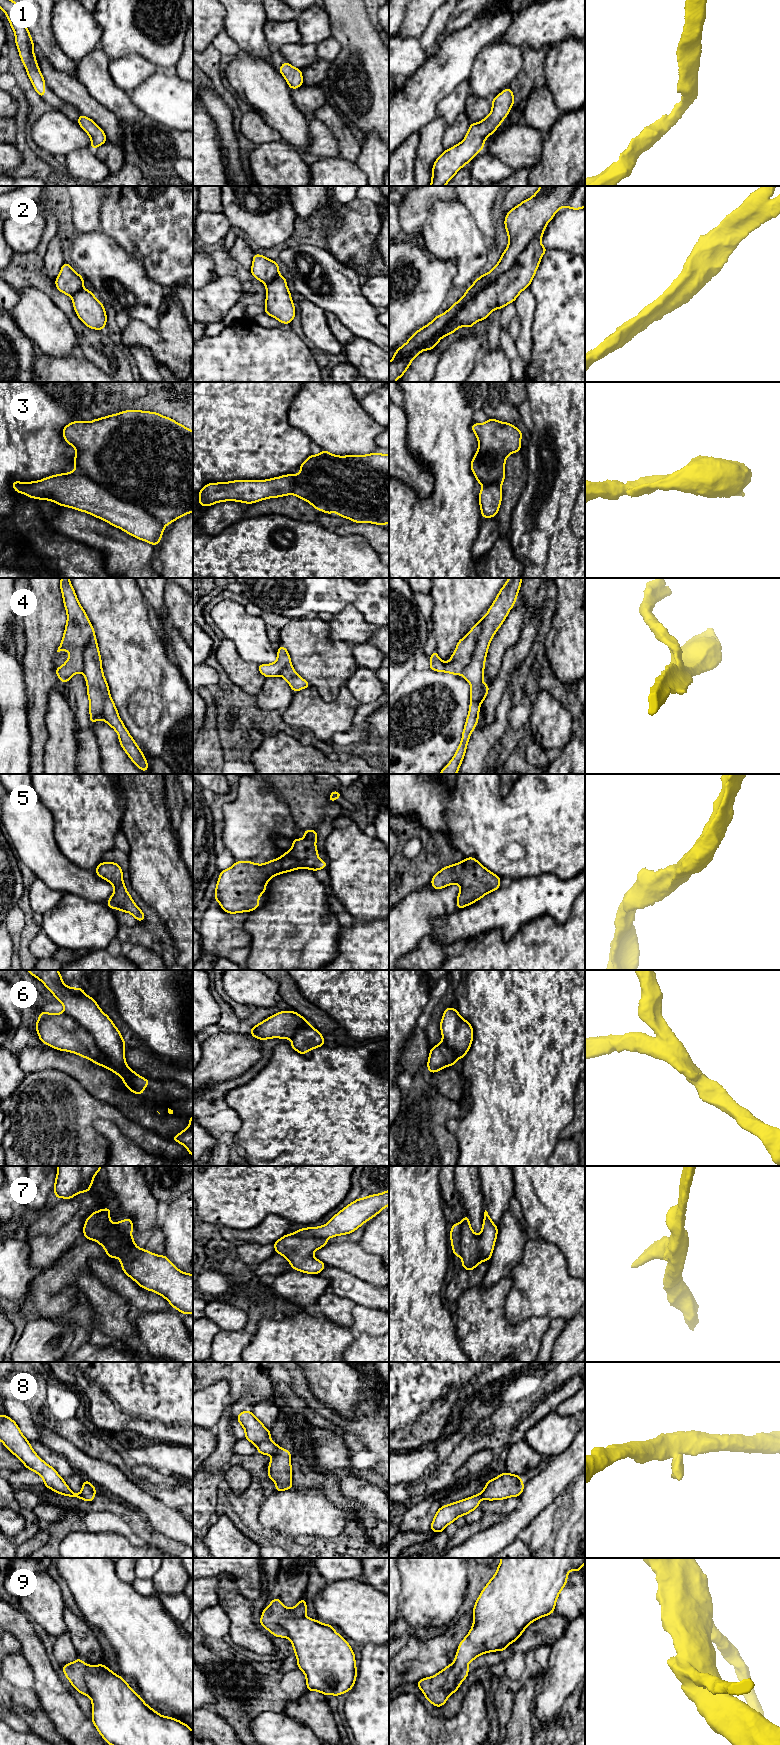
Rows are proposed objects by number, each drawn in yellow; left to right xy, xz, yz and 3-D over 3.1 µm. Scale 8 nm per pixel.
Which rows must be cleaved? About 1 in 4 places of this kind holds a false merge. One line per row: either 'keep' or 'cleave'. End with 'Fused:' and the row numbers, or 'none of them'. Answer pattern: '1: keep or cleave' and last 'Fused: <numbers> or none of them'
1: keep
2: keep
3: keep
4: keep
5: keep
6: cleave
7: cleave
8: cleave
9: cleave
Fused: 6, 7, 8, 9

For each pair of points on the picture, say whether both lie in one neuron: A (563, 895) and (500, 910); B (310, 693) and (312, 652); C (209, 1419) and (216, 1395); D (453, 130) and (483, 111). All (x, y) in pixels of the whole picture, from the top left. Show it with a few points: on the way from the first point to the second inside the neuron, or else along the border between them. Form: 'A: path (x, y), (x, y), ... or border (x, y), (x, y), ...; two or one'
A: path (547, 896), (529, 897), (516, 904); one
B: border (311, 685), (324, 700), (329, 701); two
C: path (209, 1413), (209, 1407), (214, 1401); one
D: path (462, 126), (468, 126), (471, 122), (480, 120); one

